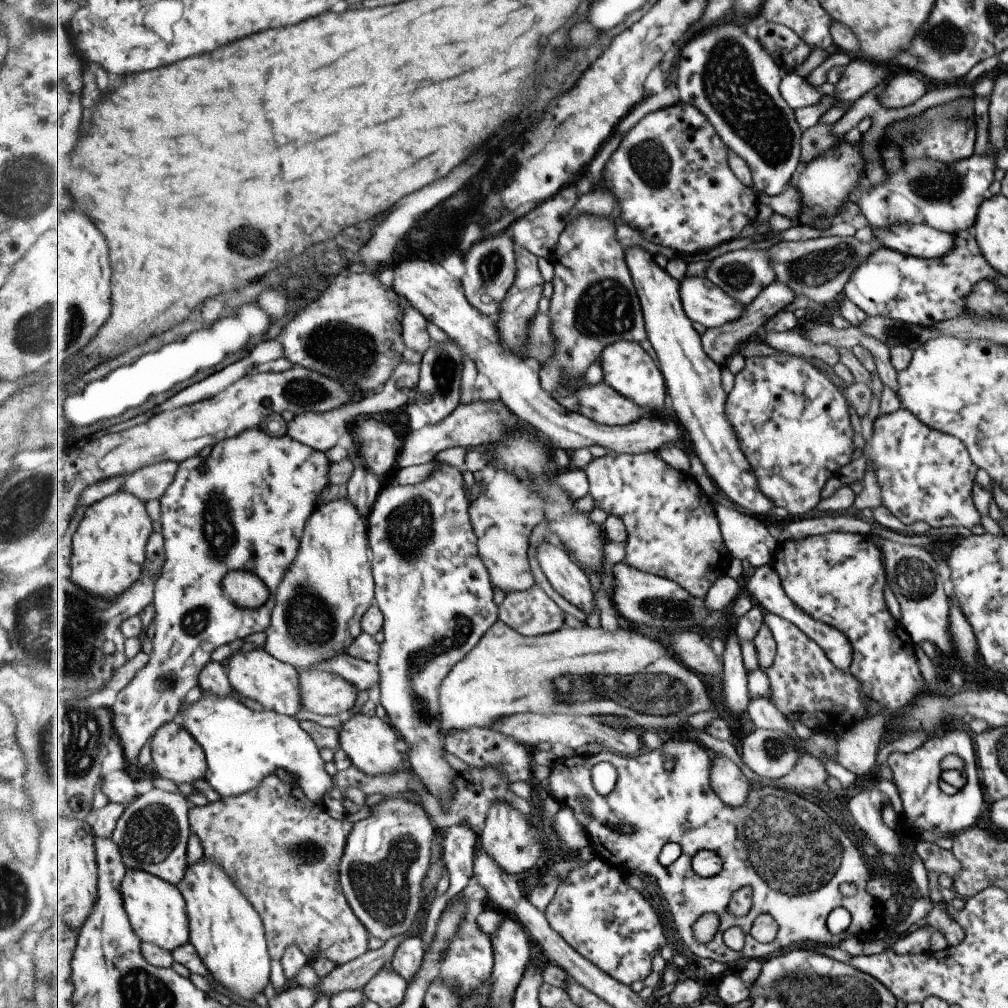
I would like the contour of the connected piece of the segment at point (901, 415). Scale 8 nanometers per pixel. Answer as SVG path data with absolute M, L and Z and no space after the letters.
M897 408L891 414L877 414L873 420L872 434L861 449L865 466L871 462L880 489L881 506L891 512L905 526L914 522L925 522L931 528L963 526L972 531L979 530L979 518L971 497L976 467L967 450L959 440L921 424L911 412Z

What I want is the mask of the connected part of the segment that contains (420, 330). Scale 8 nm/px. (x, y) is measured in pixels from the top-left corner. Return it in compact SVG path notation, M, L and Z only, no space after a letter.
M412 305L404 310L402 322L402 336L406 347L425 355L431 346L429 338L429 320Z

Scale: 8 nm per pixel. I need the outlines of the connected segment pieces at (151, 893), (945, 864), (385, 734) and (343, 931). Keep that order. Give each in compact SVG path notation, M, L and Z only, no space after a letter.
M128 870L122 892L127 915L141 942L157 944L169 952L191 943L187 902L177 886L143 870Z
M916 840L915 854L917 854L927 872L943 873L953 879L953 876L961 870L959 862L953 858L950 851L943 850L931 842Z
M360 712L348 718L338 729L340 748L362 772L371 776L382 776L401 770L401 764L405 759L405 754L401 754L399 750L401 746L397 746L397 742L401 742L401 737L397 736L393 726L383 722L379 716L367 716L366 713Z
M275 774L257 790L241 796L221 797L204 806L192 806L190 824L202 842L203 856L219 862L258 910L266 926L272 960L282 960L291 944L297 944L309 961L324 957L336 965L351 963L369 952L371 934L349 905L340 874L355 822L335 820L321 804L309 800L298 783L285 782Z

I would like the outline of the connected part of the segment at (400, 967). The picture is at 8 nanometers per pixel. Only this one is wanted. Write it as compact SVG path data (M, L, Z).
M411 936L405 942L401 942L401 946L397 948L392 968L399 976L409 982L415 976L419 976L423 960L425 960L423 940L421 940L421 936Z

